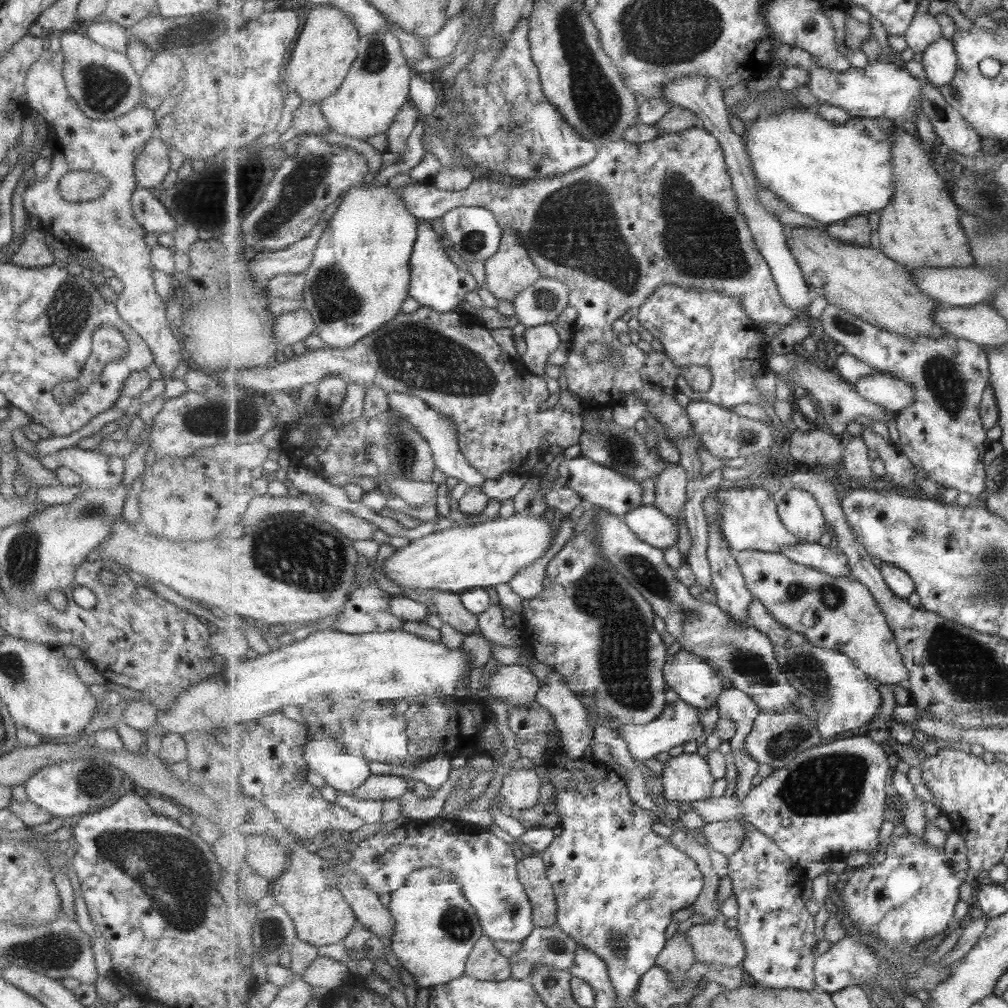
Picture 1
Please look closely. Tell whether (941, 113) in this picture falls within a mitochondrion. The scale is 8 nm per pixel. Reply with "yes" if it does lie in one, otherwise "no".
no

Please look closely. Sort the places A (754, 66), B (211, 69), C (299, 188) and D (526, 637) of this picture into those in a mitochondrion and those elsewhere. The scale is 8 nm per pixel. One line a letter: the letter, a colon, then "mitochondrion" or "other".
A: other
B: other
C: mitochondrion
D: other

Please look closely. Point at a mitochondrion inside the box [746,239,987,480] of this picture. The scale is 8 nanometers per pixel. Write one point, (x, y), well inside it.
(945, 380)

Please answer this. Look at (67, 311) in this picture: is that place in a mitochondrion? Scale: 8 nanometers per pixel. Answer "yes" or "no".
yes

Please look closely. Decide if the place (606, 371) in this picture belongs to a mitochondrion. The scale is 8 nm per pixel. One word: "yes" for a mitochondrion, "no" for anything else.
no

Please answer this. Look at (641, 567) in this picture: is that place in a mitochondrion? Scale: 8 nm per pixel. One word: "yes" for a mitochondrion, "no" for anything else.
yes

